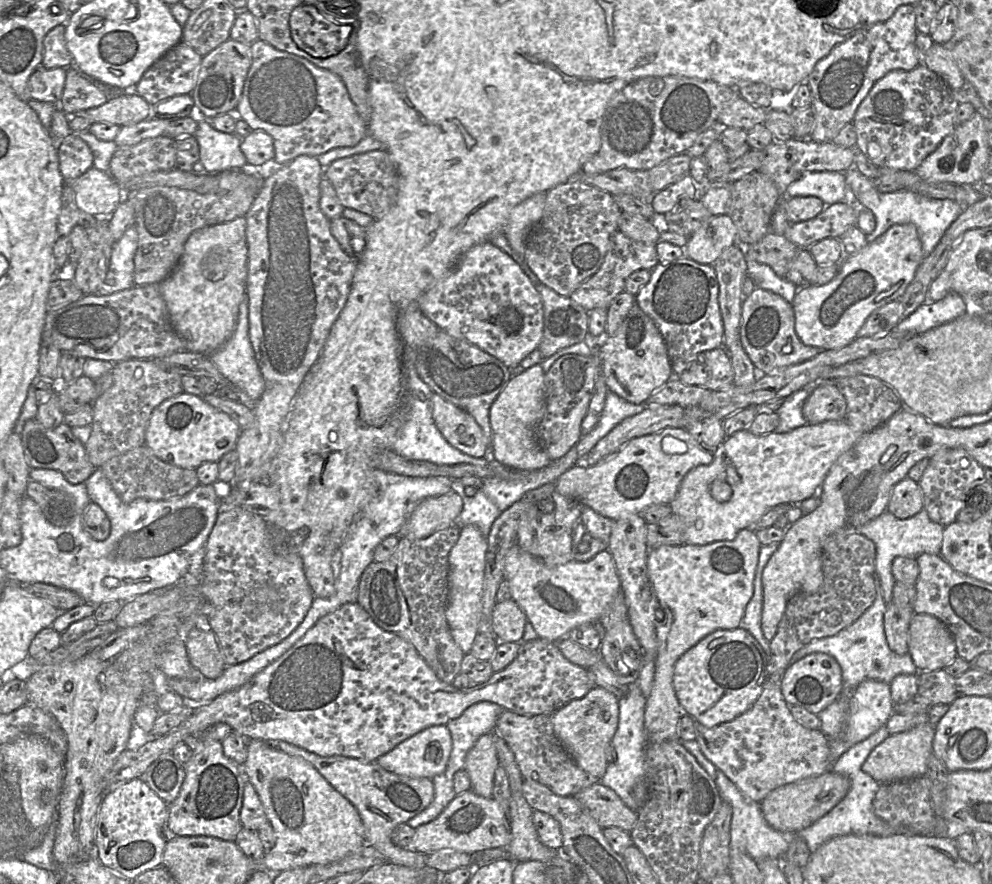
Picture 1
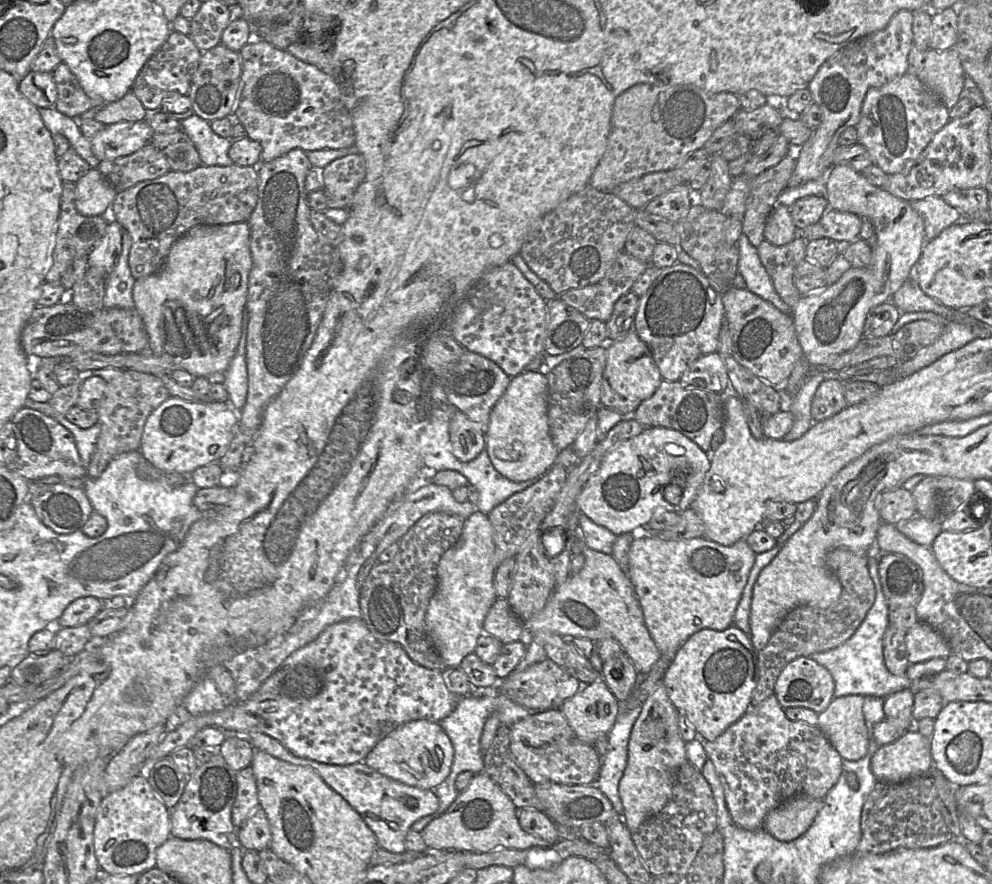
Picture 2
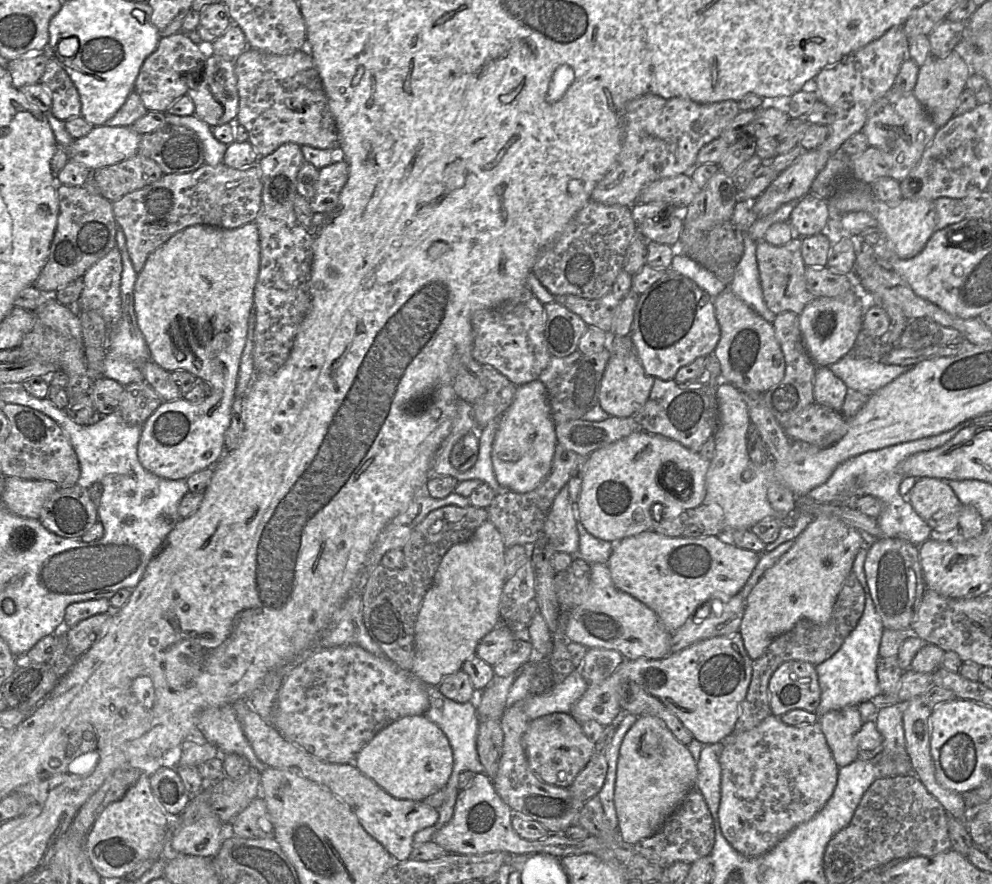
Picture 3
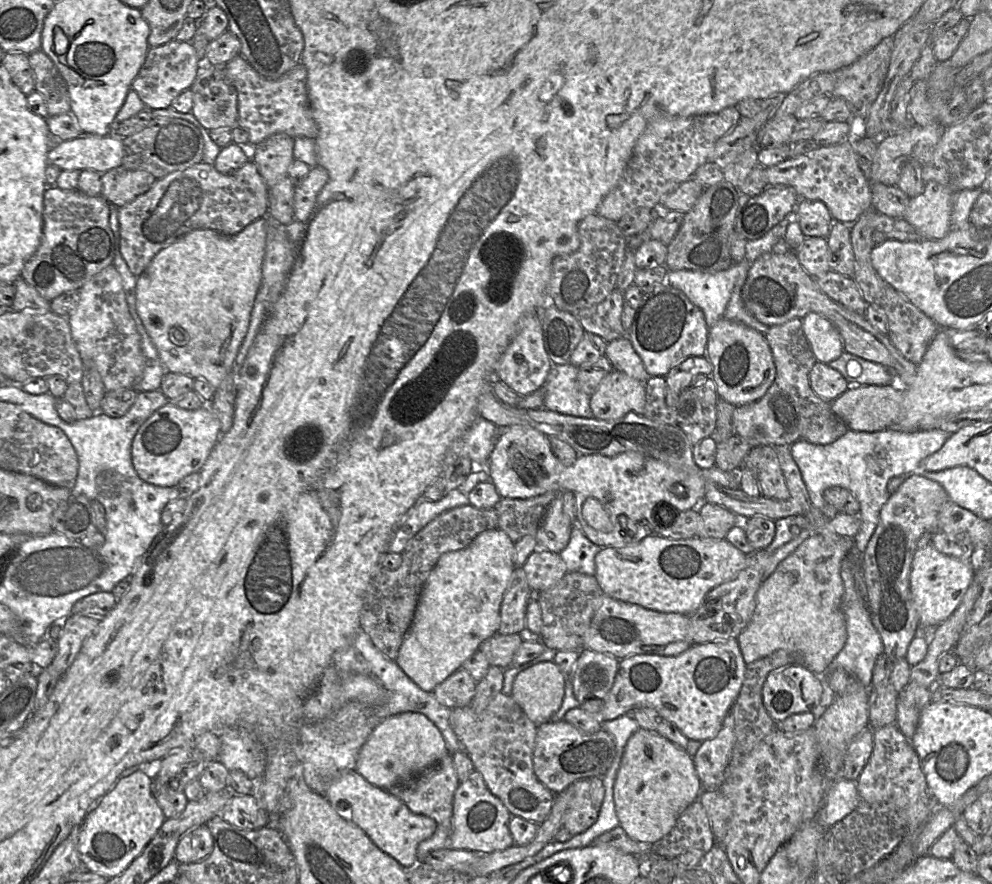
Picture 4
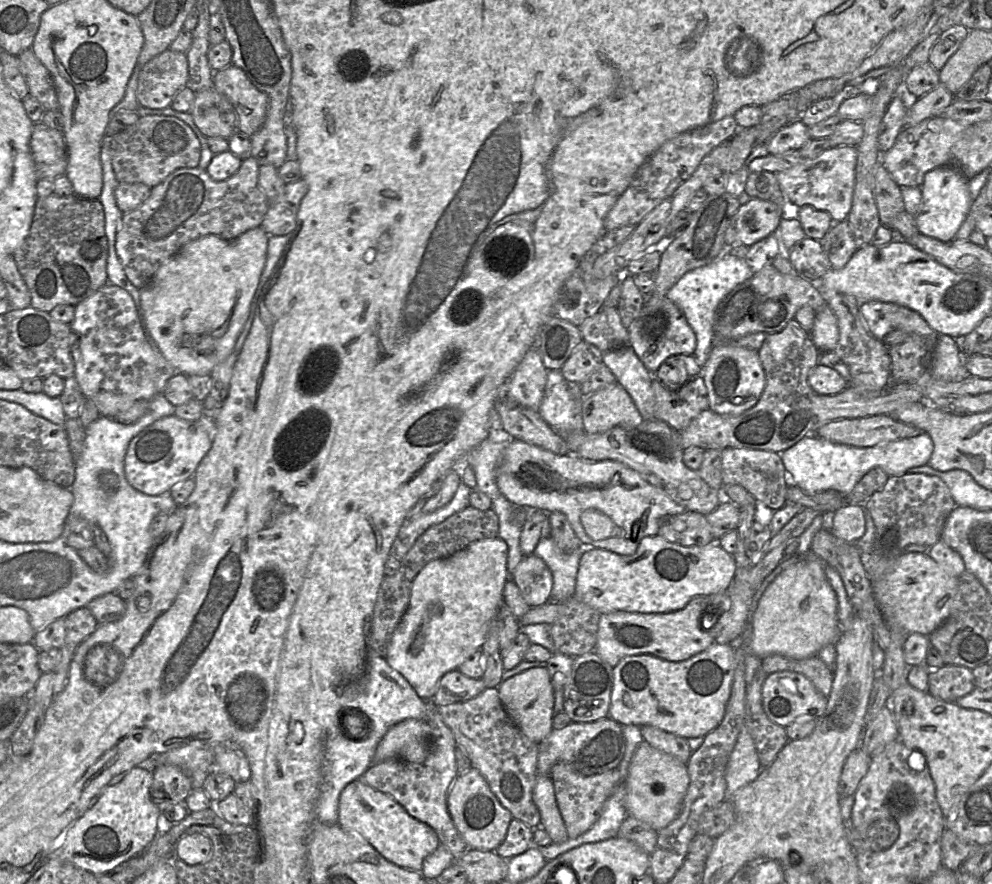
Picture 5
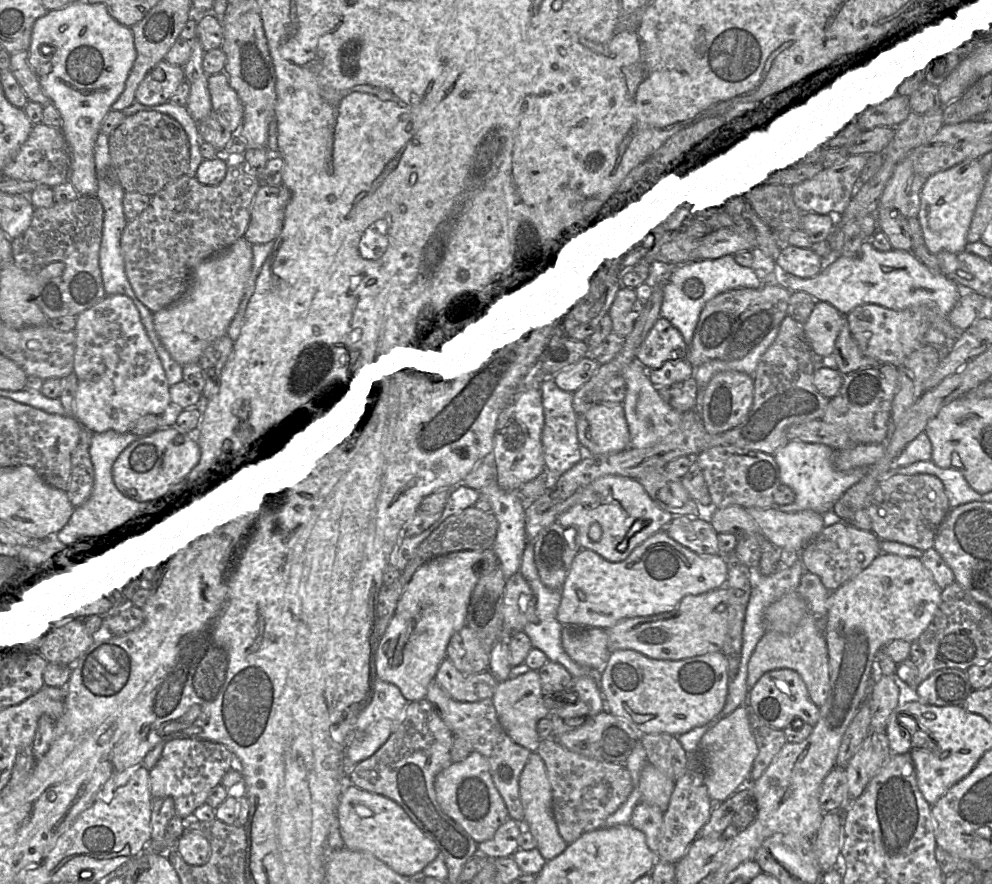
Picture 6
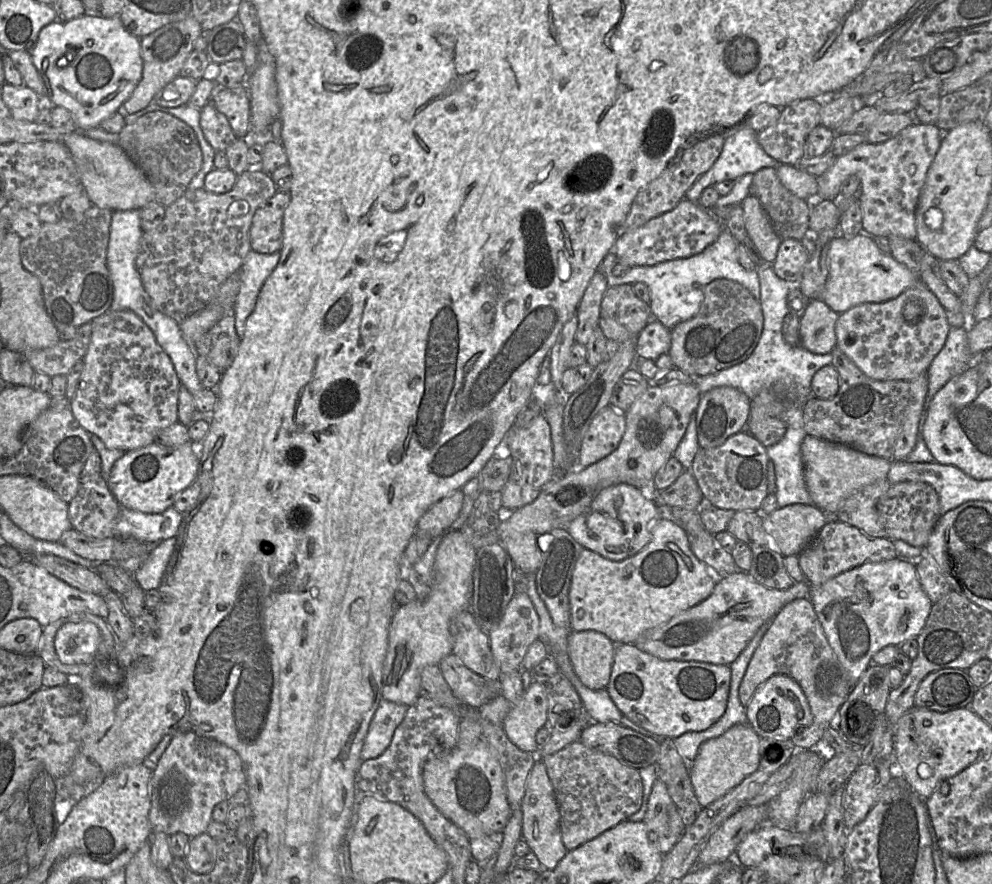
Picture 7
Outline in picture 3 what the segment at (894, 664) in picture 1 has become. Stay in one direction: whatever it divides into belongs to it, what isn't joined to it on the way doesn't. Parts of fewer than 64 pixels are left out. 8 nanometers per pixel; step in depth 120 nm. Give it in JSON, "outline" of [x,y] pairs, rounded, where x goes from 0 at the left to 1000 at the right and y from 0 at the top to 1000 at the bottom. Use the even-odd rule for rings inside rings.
{"outline":[[[873,615],[866,622],[859,640],[861,648],[872,669],[872,688],[862,712],[852,723],[847,734],[834,748],[823,753],[828,779],[827,796],[823,808],[825,811],[836,804],[846,803],[855,799],[864,799],[871,793],[889,785],[885,774],[884,753],[887,726],[891,707],[883,691],[880,678],[873,657],[872,633],[875,626]]]}

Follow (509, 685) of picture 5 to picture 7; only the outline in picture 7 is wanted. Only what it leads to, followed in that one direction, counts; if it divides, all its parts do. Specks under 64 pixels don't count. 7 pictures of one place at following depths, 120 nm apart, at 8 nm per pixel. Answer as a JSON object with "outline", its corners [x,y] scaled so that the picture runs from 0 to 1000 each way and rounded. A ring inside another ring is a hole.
{"outline":[[[536,769],[526,791],[516,798],[506,819],[513,837],[527,850],[541,855],[541,828],[551,821],[552,792],[546,776]]]}

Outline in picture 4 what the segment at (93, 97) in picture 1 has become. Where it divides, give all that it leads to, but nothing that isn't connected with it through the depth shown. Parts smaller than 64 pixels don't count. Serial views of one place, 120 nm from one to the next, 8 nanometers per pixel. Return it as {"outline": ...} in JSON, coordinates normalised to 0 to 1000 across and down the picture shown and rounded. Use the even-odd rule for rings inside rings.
{"outline":[[[38,57],[28,62],[35,87],[35,101],[43,107],[49,131],[71,128],[72,118],[66,90],[51,66]]]}

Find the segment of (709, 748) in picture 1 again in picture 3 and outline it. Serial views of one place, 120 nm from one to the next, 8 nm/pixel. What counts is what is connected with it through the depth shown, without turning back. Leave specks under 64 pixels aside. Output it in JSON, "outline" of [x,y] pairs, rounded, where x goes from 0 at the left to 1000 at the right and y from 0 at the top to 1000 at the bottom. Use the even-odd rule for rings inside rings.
{"outline":[[[776,808],[761,824],[746,830],[737,829],[729,838],[724,926],[730,947],[751,968],[766,968],[777,962],[801,936],[822,923],[842,893],[846,868],[825,816],[801,822],[790,819],[785,811]]]}

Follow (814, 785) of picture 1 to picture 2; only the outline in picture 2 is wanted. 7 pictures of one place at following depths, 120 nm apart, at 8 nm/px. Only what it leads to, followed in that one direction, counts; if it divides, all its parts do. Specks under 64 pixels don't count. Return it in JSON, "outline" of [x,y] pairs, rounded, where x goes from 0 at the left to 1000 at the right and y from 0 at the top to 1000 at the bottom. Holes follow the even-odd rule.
{"outline":[[[797,902],[773,921],[769,937],[783,950],[798,951],[816,938],[829,912],[830,904]]]}

